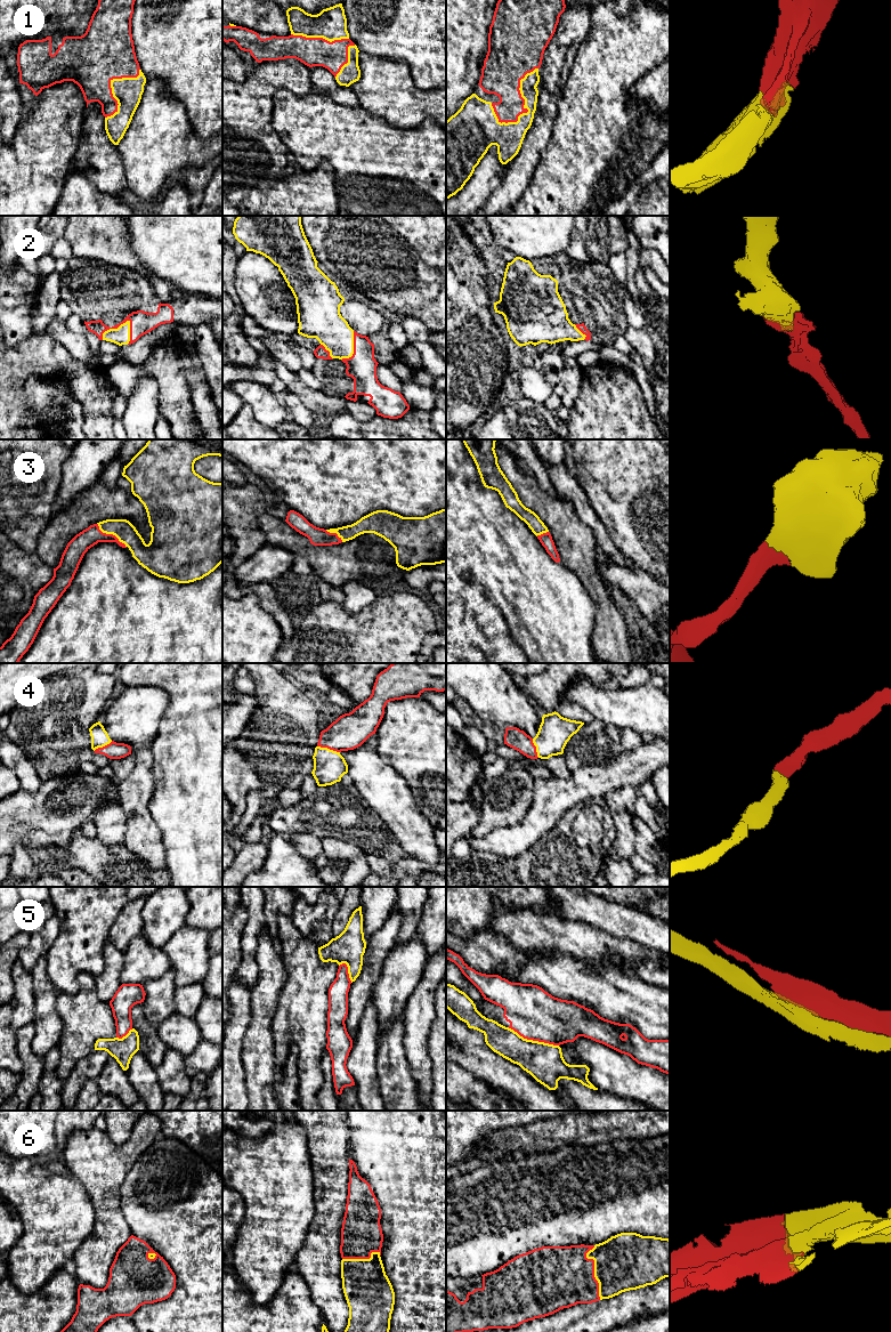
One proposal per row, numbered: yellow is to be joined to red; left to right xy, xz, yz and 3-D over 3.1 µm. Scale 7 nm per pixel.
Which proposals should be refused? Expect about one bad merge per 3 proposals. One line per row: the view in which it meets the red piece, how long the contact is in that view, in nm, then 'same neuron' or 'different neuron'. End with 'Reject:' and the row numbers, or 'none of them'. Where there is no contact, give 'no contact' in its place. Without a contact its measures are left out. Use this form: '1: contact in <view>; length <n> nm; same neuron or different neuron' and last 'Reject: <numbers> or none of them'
1: contact in yz; length 480 nm; same neuron
2: contact in xy; length 240 nm; same neuron
3: contact in xy; length 260 nm; same neuron
4: contact in xz; length 170 nm; same neuron
5: contact in yz; length 380 nm; different neuron
6: contact in yz; length 380 nm; same neuron
Reject: 5

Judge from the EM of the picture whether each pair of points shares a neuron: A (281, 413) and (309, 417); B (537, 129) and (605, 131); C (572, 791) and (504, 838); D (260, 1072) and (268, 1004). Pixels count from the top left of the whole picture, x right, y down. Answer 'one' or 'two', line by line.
A: two
B: two
C: one
D: one

